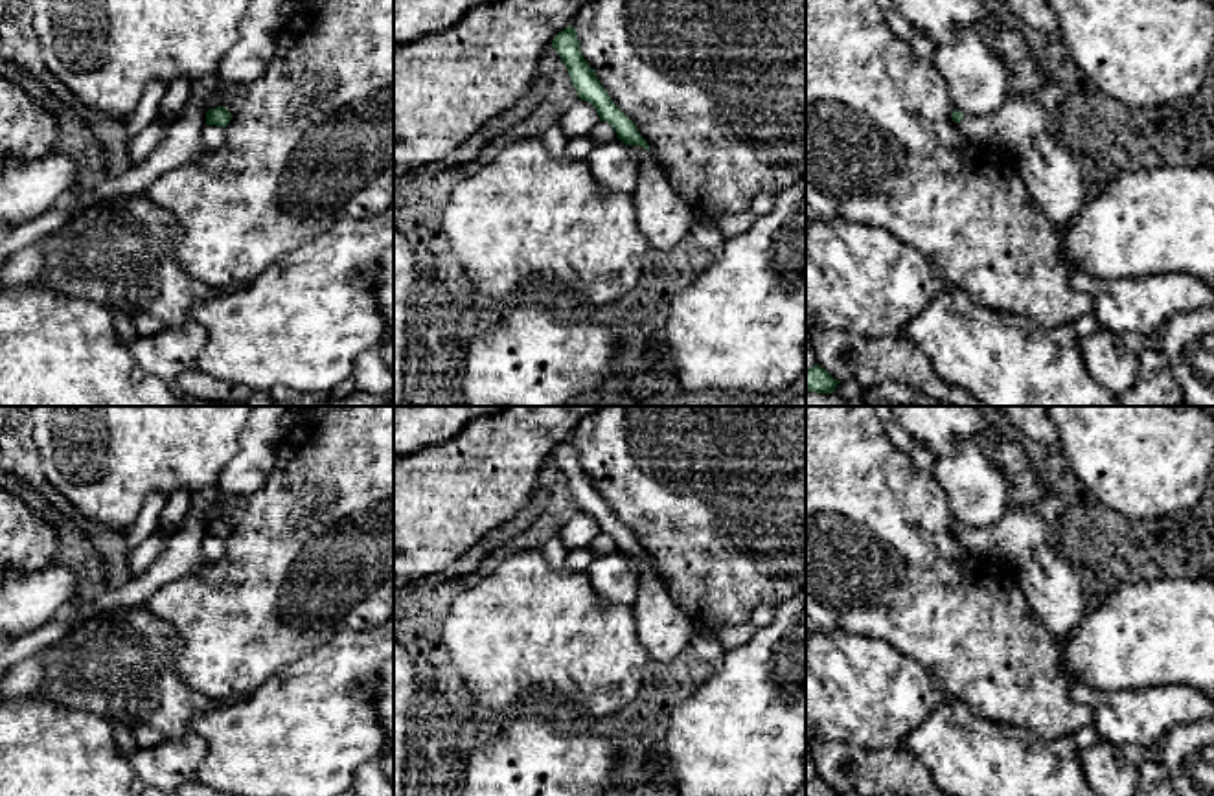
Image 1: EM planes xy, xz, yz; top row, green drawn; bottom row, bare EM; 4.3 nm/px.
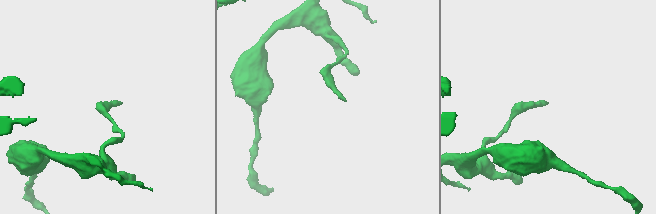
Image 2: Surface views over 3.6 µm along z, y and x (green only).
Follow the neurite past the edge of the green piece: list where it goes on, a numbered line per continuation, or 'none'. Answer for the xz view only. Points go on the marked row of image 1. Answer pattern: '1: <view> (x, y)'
none

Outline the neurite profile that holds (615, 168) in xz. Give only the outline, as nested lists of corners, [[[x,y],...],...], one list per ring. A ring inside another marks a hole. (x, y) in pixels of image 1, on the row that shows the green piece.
[[[622,140],[596,145],[587,162],[598,184],[607,191],[633,193],[640,182],[640,162]]]

